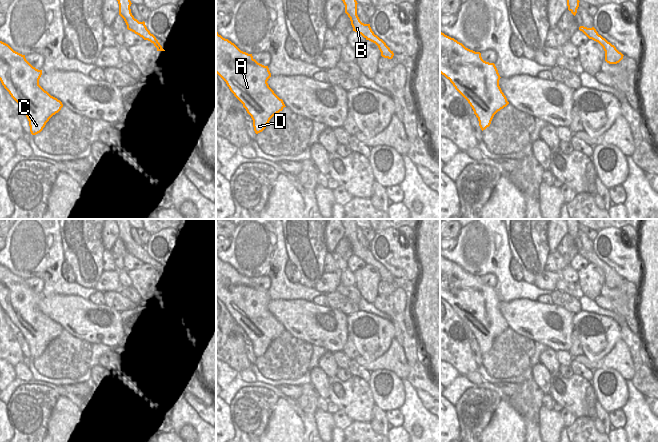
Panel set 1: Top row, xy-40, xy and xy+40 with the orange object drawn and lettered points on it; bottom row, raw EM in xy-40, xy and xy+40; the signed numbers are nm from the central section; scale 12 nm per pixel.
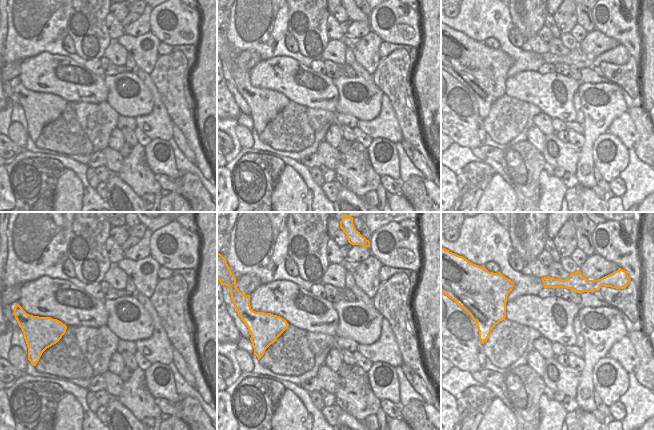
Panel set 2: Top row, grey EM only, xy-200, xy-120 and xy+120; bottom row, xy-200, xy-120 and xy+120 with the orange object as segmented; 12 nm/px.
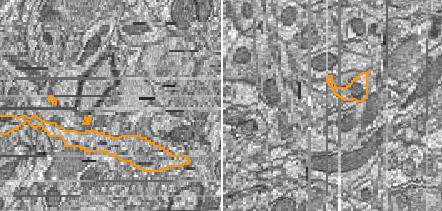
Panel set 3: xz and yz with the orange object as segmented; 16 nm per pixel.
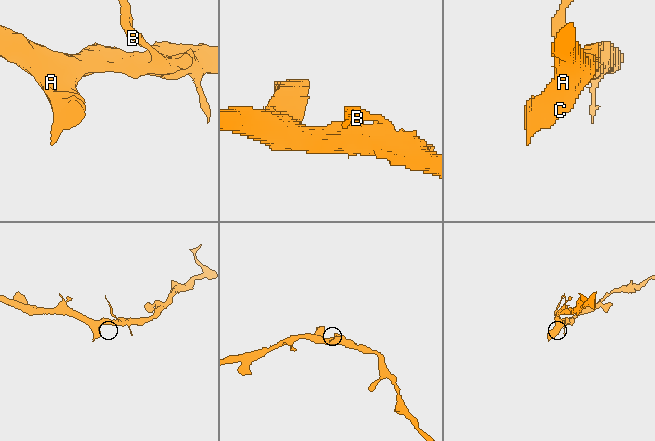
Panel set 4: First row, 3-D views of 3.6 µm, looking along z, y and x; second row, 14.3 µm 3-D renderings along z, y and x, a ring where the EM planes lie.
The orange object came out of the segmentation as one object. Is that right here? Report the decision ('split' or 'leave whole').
leave whole

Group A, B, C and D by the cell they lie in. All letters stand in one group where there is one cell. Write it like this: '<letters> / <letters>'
A B C D

